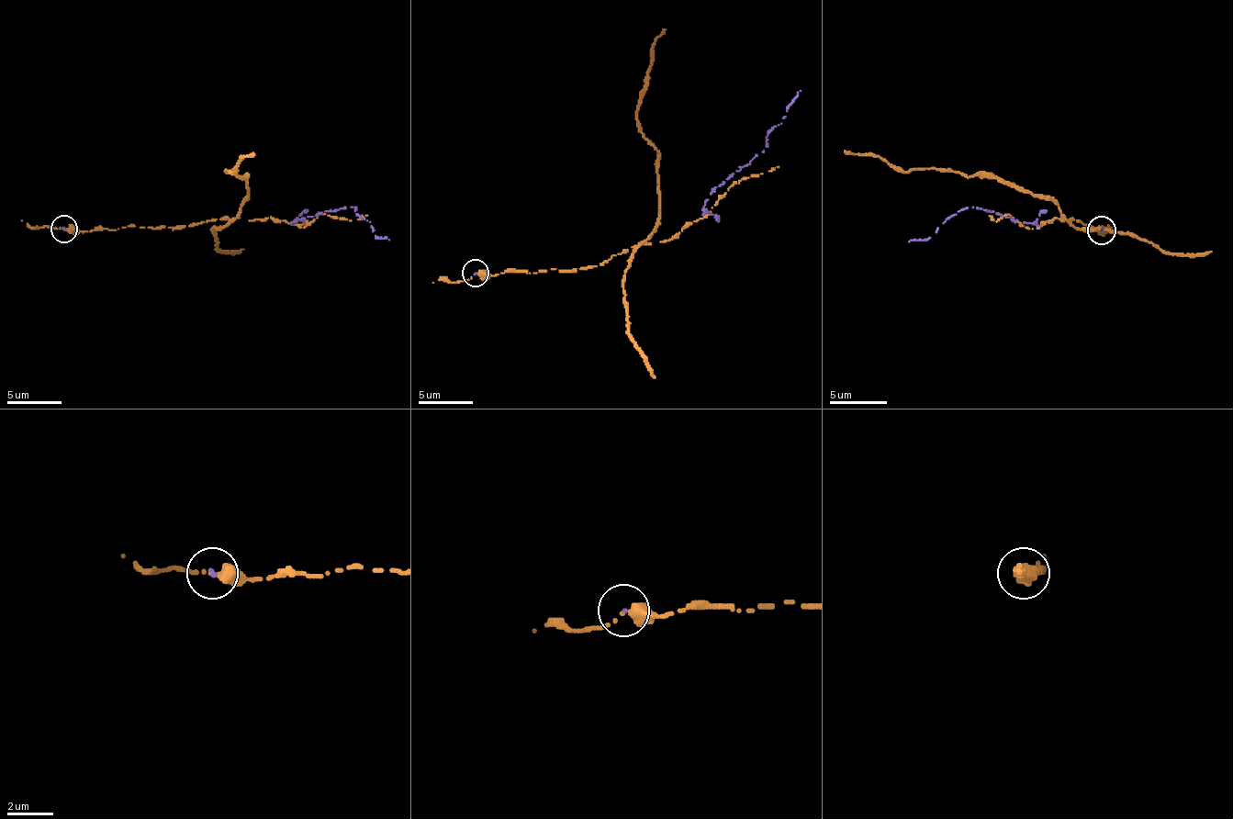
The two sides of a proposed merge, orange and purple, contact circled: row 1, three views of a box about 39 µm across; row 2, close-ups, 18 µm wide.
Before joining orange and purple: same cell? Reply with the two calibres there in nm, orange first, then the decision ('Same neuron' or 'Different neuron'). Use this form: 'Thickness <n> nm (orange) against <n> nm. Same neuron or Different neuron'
Thickness 320 nm (orange) against 130 nm. Different neuron

